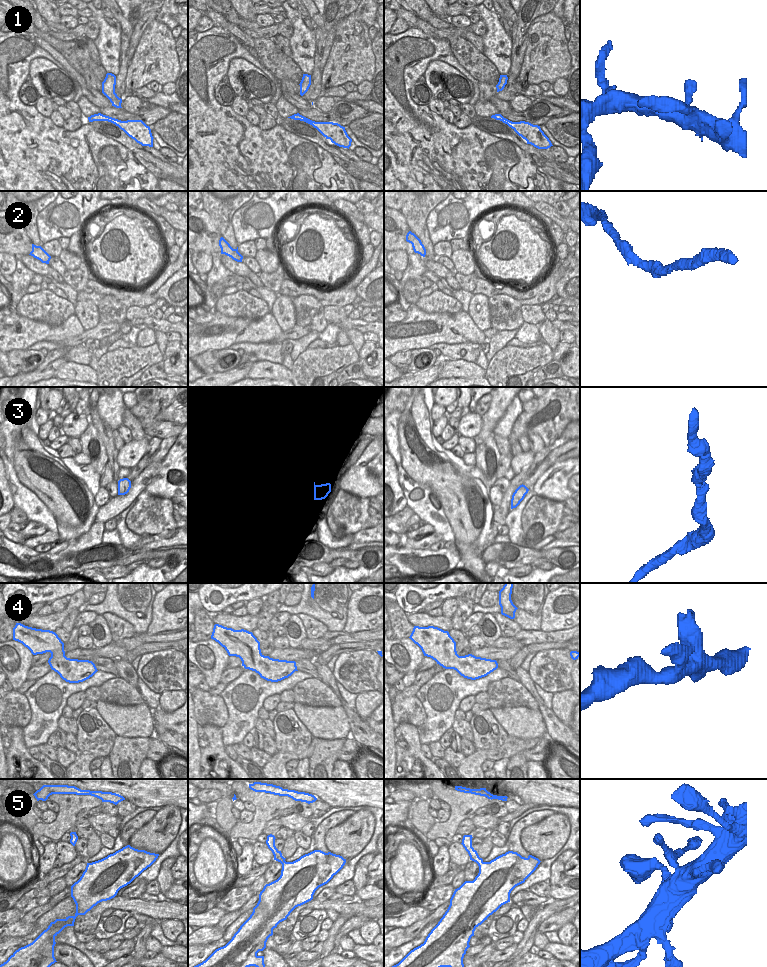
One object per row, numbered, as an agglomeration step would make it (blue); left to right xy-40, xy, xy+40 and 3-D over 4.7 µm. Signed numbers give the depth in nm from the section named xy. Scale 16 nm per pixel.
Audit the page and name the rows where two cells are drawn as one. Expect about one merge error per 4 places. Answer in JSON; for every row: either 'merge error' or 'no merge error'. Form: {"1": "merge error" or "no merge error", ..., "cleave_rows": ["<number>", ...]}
{"1": "no merge error", "2": "no merge error", "3": "no merge error", "4": "no merge error", "5": "no merge error", "cleave_rows": []}

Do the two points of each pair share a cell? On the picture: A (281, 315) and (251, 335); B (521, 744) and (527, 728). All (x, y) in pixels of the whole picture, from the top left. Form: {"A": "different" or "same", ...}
{"A": "different", "B": "different"}

